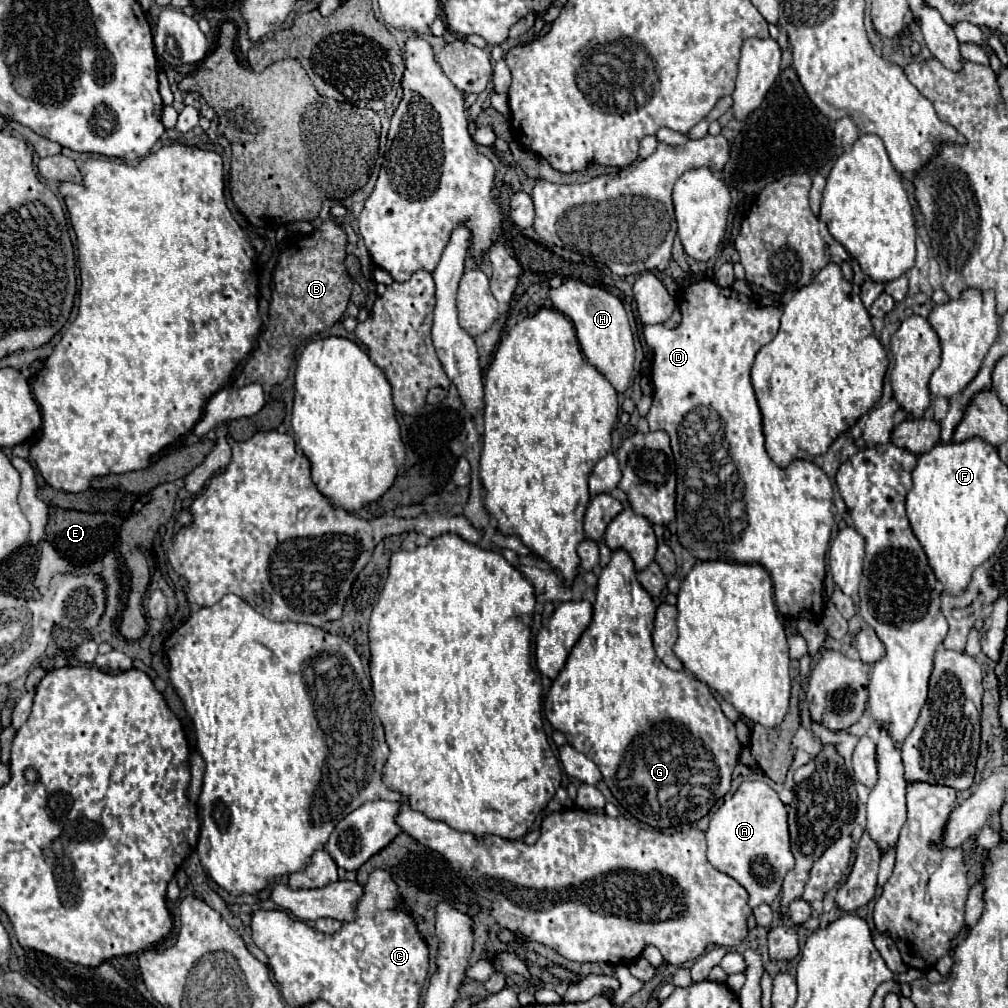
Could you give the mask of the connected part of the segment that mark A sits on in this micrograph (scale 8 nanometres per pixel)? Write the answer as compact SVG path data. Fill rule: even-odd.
M743 781L741 787L723 799L713 811L707 829L707 859L721 873L731 875L749 895L749 905L771 905L779 895L787 871L793 869L787 809L779 795L763 781Z

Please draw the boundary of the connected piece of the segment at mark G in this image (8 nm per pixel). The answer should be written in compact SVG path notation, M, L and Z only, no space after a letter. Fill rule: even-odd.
M617 549L613 551L613 557L609 561L607 567L603 567L601 575L599 575L599 583L597 583L597 601L593 605L593 621L587 627L587 631L581 635L581 639L577 641L577 645L573 647L563 671L559 673L559 677L553 681L549 695L545 699L545 717L549 719L549 723L559 729L569 743L585 753L591 761L597 763L603 781L607 783L609 791L613 793L613 797L621 803L621 807L625 807L635 819L639 819L641 823L649 825L649 827L657 827L657 829L669 829L669 827L681 827L681 825L691 825L695 821L699 821L701 817L705 817L711 807L731 789L731 773L737 765L737 757L741 751L741 743L735 735L735 725L723 715L717 699L713 697L711 689L697 681L691 673L687 671L673 671L667 665L663 665L663 661L655 655L653 643L651 643L651 631L653 631L653 621L655 621L655 603L653 599L647 595L647 591L637 583L637 571L633 567L633 561L629 557L627 551Z

